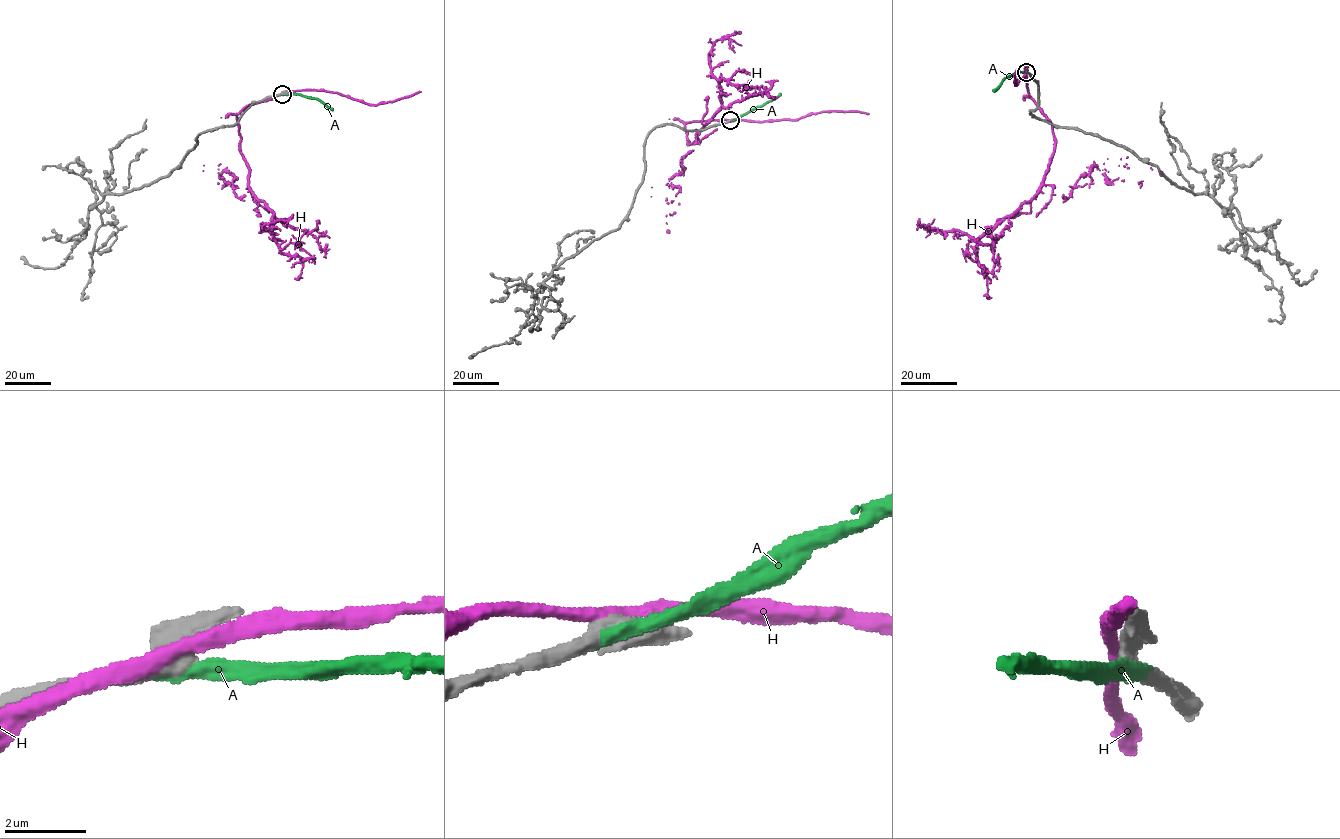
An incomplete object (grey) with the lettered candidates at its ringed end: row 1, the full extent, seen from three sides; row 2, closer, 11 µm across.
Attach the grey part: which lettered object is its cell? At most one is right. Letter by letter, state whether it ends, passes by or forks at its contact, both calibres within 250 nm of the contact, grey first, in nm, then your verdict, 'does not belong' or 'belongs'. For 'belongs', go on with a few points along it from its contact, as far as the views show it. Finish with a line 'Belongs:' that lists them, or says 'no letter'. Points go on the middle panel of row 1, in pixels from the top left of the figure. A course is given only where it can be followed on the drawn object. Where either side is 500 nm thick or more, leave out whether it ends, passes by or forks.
A: it ends | 460/440 nm | belongs | via (730, 120), (781, 93)
H: 500/360 nm | does not belong
Belongs: A

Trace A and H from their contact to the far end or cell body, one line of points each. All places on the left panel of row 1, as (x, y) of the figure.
A: (282, 94), (313, 98), (333, 109)
H: (282, 94), (237, 115), (240, 153), (249, 190), (273, 212), (278, 248), (312, 258), (299, 243)

